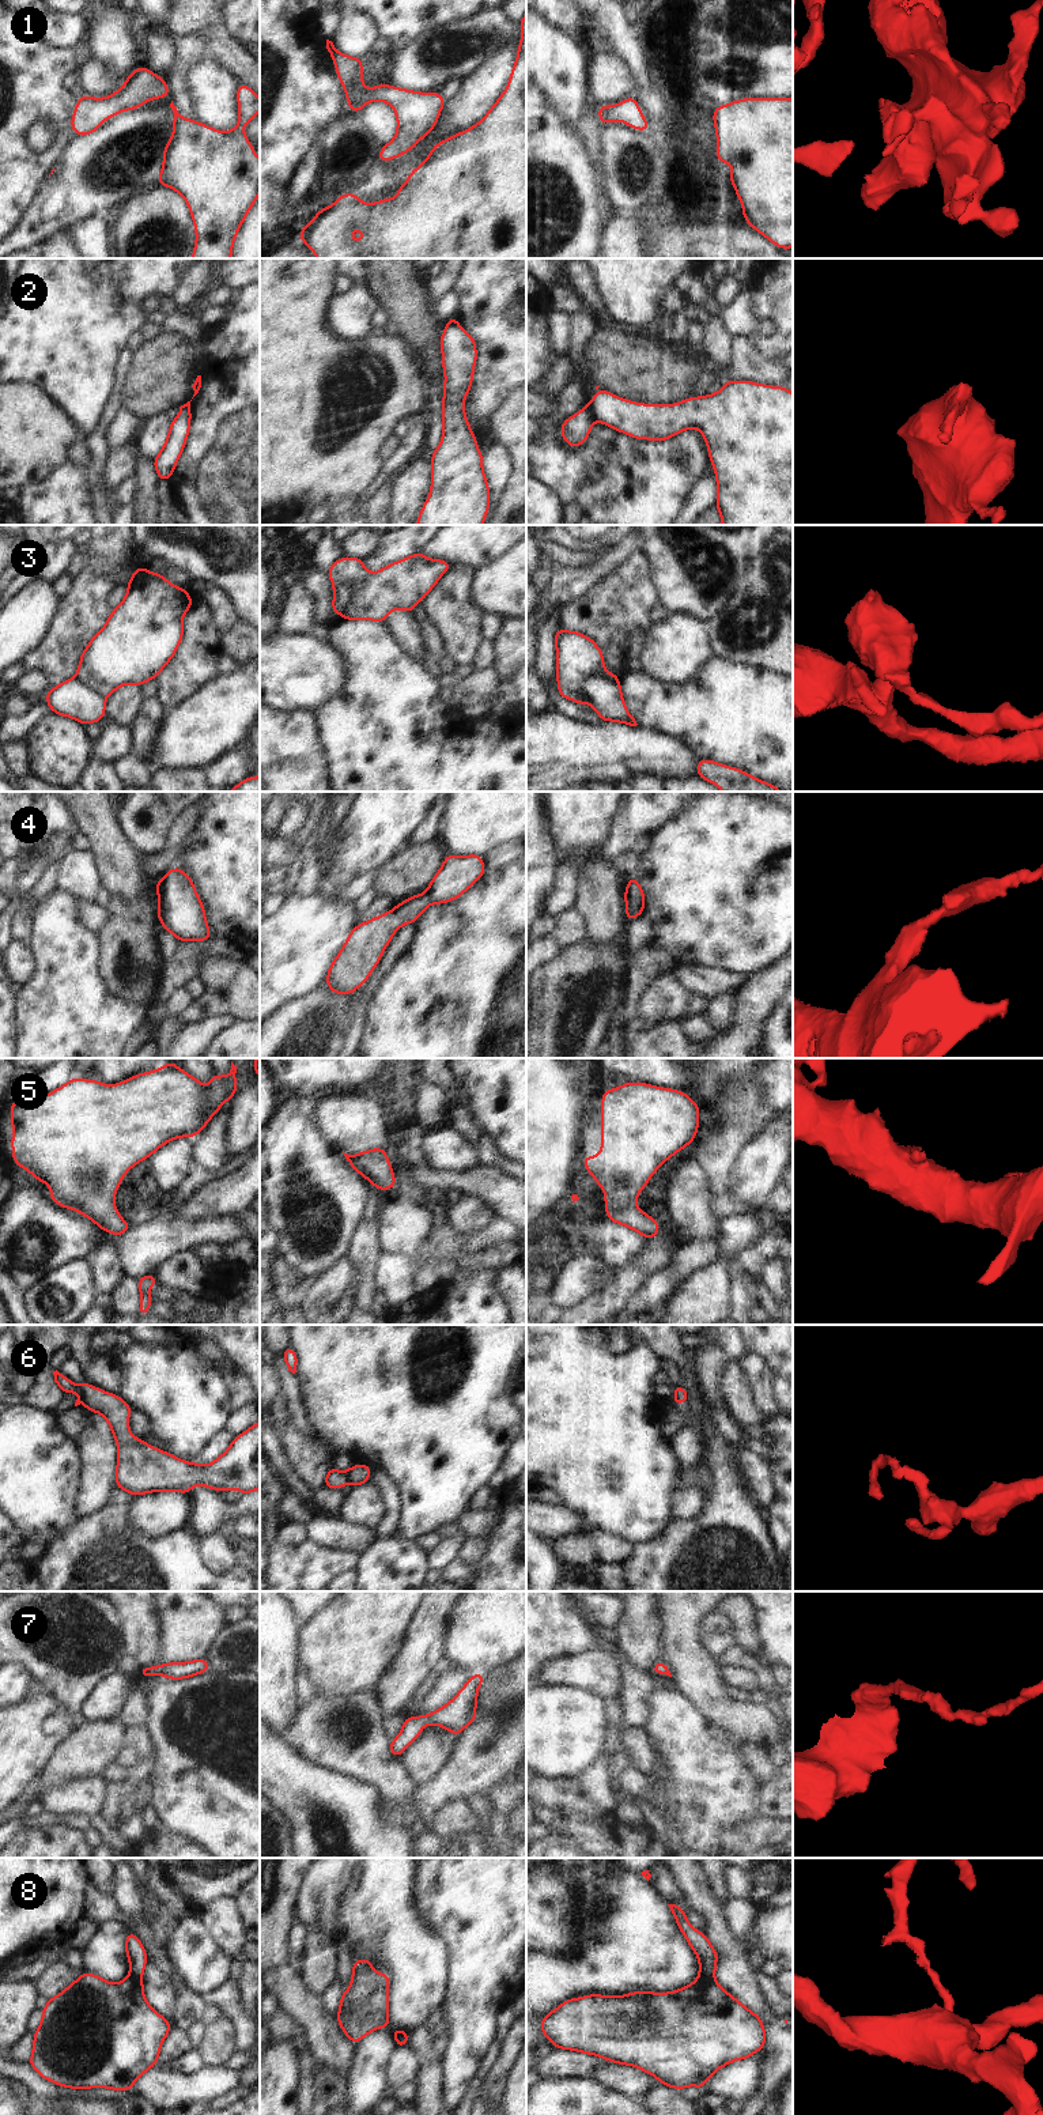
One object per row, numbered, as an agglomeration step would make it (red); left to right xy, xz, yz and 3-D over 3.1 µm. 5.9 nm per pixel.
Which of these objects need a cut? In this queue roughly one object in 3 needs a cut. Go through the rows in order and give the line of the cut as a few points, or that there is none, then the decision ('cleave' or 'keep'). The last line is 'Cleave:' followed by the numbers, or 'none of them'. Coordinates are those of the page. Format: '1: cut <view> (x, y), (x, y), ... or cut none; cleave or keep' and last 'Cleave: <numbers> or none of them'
1: cut none; keep
2: cut yz (588, 404), (594, 416); cleave
3: cut yz (618, 680), (588, 678), (584, 683), (581, 701); cleave
4: cut yz (626, 888), (638, 916); cleave
5: cut none; keep
6: cut xz (344, 1472), (347, 1481); cleave
7: cut none; keep
8: cut yz (700, 1974), (713, 1979); cleave
Cleave: 2, 3, 4, 6, 8

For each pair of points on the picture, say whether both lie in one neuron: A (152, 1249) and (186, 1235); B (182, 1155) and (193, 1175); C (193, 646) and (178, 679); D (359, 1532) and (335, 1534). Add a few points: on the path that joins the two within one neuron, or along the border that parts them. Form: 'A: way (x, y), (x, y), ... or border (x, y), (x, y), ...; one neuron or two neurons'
A: way (161, 1241), (166, 1235), (178, 1235); one neuron
B: border (192, 1158), (188, 1164), (188, 1174), (174, 1190); two neurons
C: way (193, 654), (193, 664), (186, 671); one neuron
D: way (354, 1534), (340, 1534); one neuron

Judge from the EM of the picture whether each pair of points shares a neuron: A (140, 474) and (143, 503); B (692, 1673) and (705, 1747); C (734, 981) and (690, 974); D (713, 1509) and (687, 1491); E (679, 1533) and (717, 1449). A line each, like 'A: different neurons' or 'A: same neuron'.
A: same neuron
B: different neurons
C: same neuron
D: different neurons
E: same neuron

